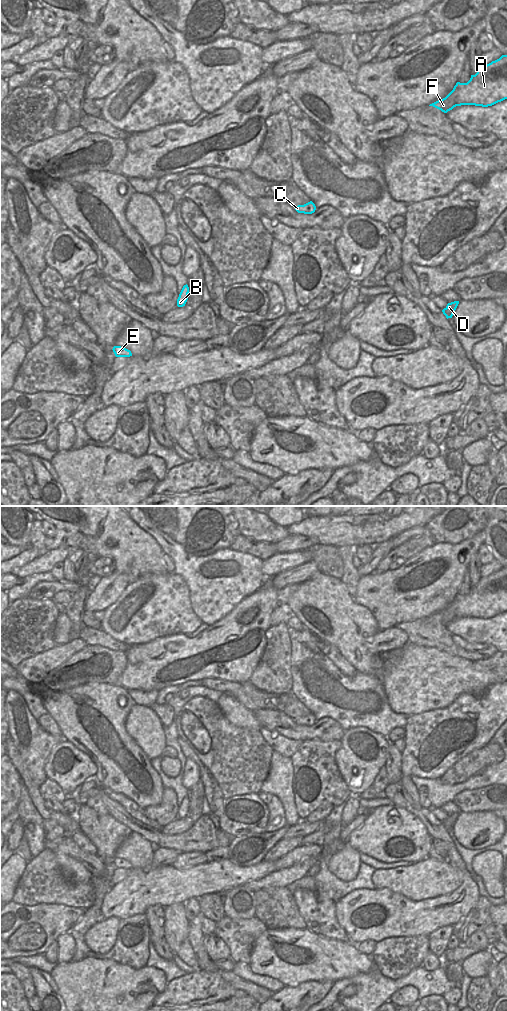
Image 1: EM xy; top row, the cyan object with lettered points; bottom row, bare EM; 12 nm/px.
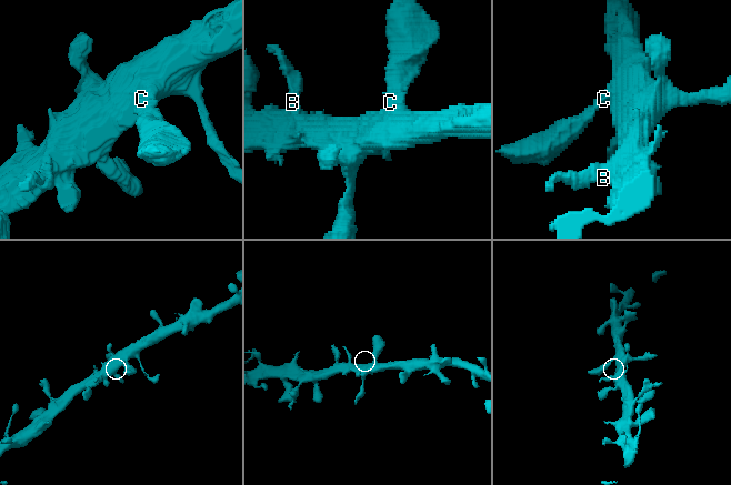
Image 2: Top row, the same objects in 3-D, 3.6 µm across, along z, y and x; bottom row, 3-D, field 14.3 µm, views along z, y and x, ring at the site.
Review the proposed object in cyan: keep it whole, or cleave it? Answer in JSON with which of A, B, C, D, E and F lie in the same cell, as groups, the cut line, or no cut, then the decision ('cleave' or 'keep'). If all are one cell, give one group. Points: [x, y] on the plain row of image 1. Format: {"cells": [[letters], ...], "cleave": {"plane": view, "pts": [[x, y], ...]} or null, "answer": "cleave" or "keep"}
{"cells": [["A", "B", "C", "D", "E", "F"]], "cleave": null, "answer": "keep"}

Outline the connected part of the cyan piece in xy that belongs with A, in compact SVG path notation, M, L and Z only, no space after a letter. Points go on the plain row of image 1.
M507 567L487 577L481 577L475 587L471 587L467 595L457 594L453 602L443 611L440 611L429 618L433 618L444 625L456 618L475 617L488 619L507 611Z

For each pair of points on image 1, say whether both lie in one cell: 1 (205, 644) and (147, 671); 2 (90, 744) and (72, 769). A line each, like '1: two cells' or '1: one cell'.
1: one cell
2: two cells

